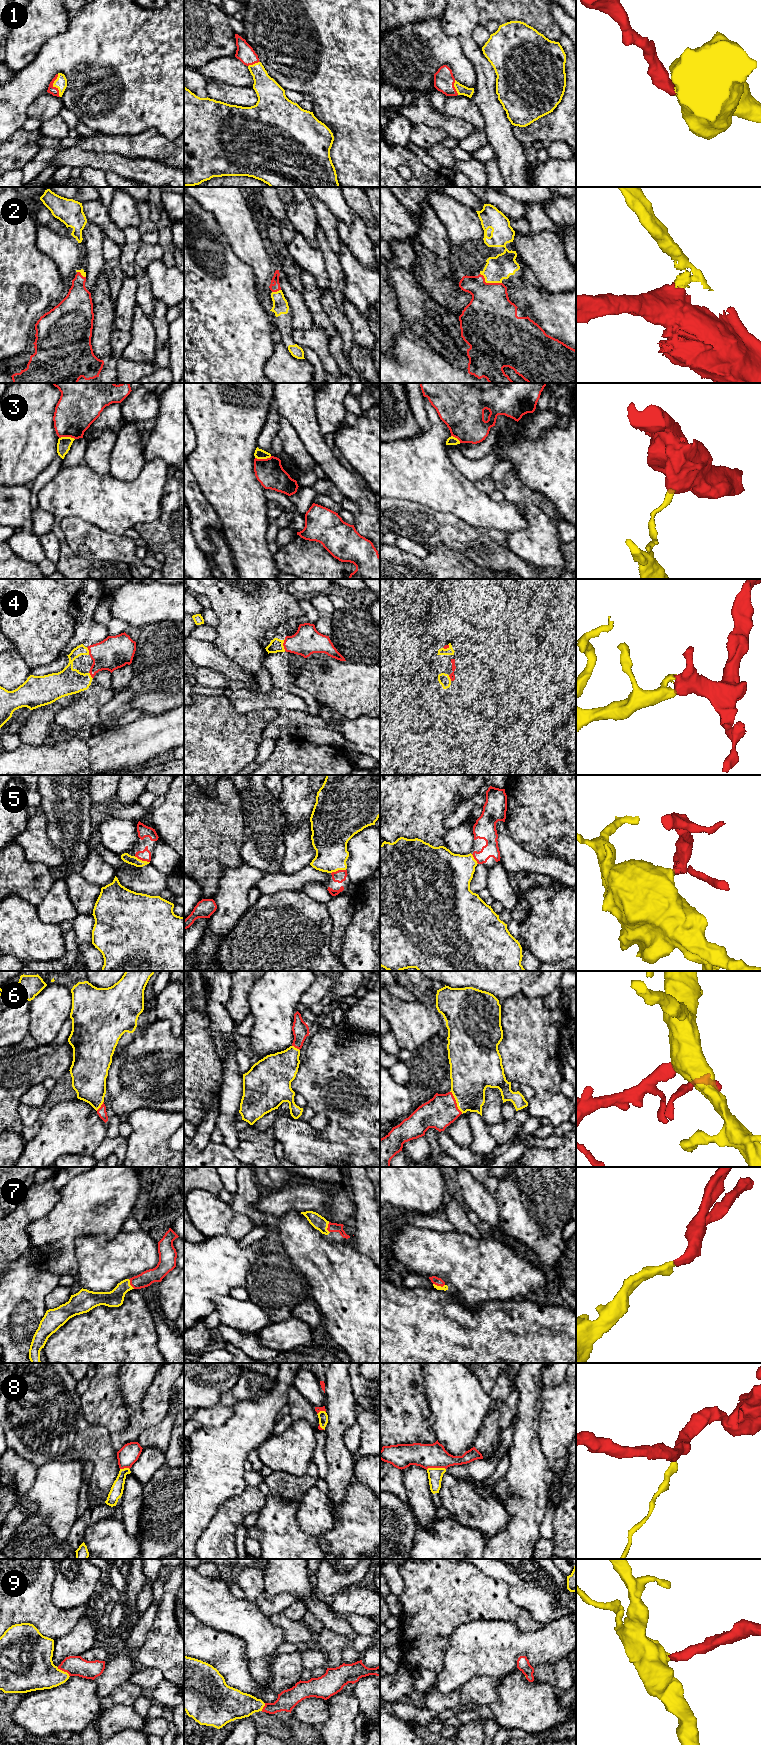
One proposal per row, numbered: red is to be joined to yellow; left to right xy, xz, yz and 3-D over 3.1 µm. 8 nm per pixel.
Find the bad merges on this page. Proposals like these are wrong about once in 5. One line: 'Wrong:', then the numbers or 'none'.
Wrong: 3, 8

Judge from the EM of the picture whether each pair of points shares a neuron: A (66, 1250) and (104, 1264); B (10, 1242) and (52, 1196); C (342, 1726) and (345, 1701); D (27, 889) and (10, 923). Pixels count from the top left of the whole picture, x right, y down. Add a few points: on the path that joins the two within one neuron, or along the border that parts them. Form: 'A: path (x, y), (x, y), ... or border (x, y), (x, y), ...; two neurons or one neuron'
A: border (89, 1234), (75, 1240), (74, 1276); two neurons
B: path (13, 1229), (39, 1203); one neuron
C: path (342, 1720), (343, 1707); one neuron
D: border (10, 894), (16, 894), (36, 906); two neurons

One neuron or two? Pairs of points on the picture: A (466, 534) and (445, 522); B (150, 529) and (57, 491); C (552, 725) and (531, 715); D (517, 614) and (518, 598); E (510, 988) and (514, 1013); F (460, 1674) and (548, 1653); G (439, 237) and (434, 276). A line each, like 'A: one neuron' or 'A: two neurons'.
A: one neuron
B: two neurons
C: one neuron
D: one neuron
E: two neurons
F: one neuron
G: one neuron

